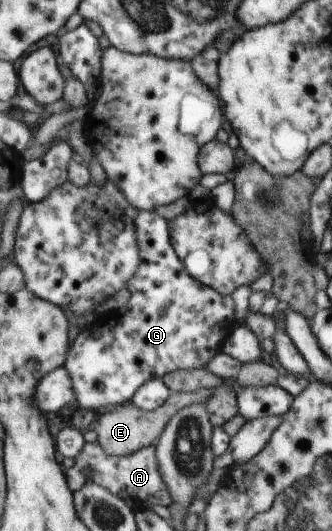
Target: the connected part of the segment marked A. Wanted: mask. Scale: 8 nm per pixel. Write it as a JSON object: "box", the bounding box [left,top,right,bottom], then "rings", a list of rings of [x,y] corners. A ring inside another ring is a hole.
{"box":[67,441,175,512],"rings":[[[99,441],[86,443],[84,451],[76,457],[75,465],[67,472],[68,480],[74,492],[79,491],[86,482],[99,483],[107,489],[121,495],[127,502],[131,502],[137,512],[145,509],[165,505],[171,507],[175,505],[175,499],[171,495],[171,487],[165,483],[161,475],[161,465],[159,465],[159,447],[151,445],[131,455],[109,455]],[[83,470],[89,470],[90,476],[84,478]]]}

